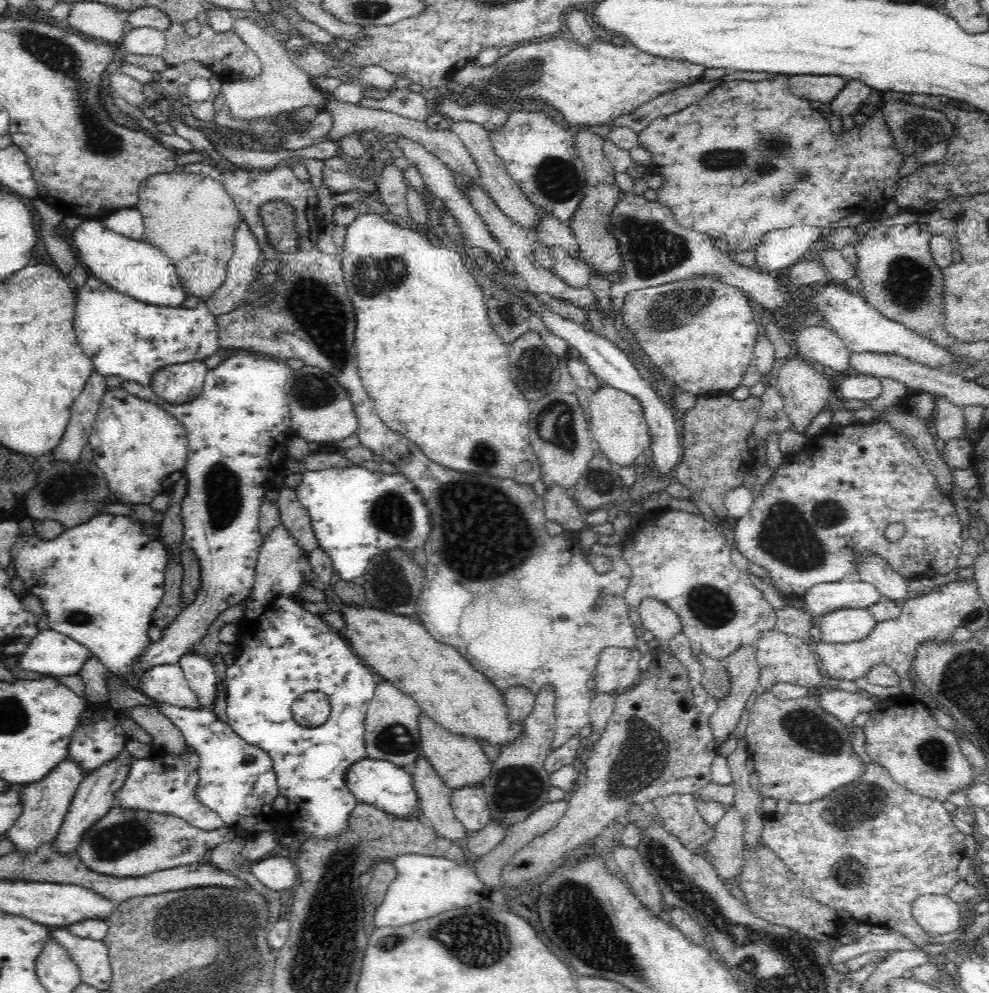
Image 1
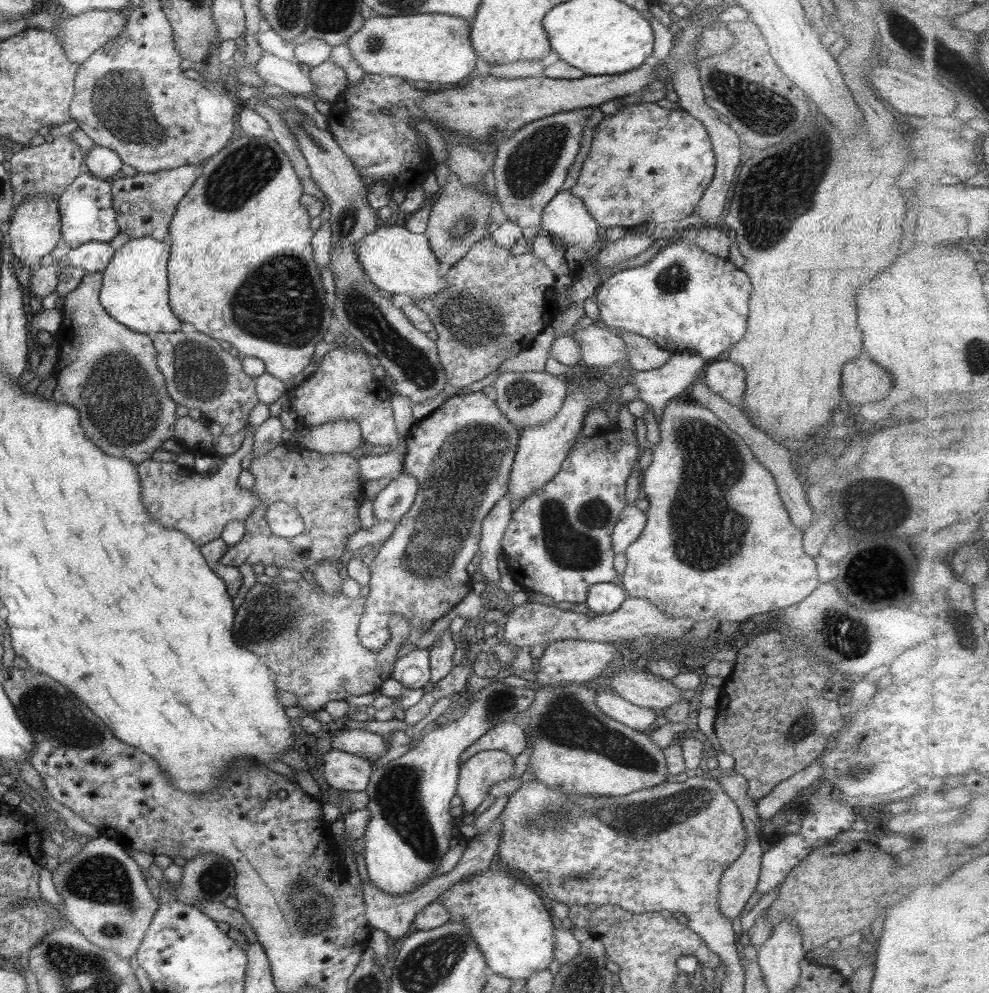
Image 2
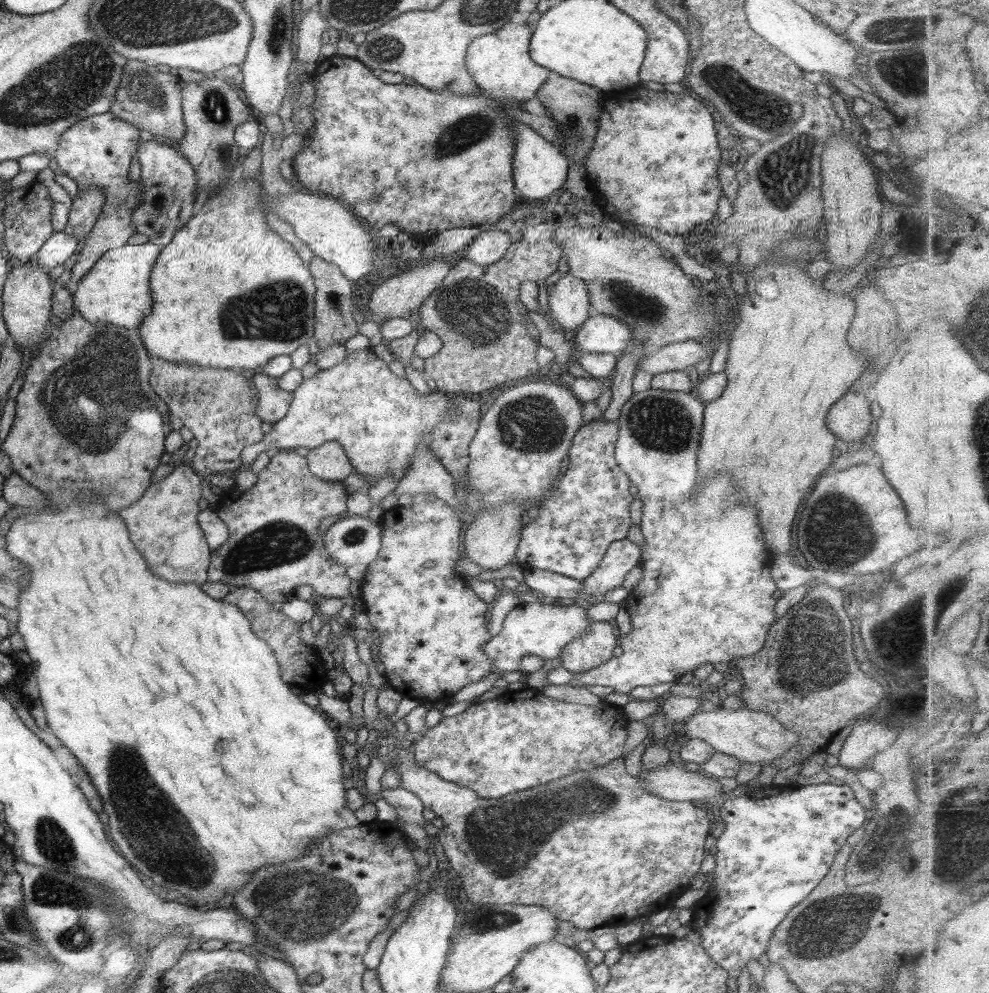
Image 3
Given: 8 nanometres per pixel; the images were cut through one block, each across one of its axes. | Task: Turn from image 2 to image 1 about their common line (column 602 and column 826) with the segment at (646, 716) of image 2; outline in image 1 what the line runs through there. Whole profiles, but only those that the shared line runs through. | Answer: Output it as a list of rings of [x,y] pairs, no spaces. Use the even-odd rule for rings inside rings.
[[[843,689],[822,692],[816,698],[820,709],[838,719],[842,724],[852,727],[854,719],[862,712],[869,712],[875,704],[858,693],[851,693]]]

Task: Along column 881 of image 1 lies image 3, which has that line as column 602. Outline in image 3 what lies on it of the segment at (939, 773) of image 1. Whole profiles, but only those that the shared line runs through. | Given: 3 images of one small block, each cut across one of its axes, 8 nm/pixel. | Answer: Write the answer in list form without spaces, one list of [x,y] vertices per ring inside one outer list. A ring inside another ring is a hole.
[[[519,686],[514,693],[505,690],[503,694],[494,699],[482,701],[480,703],[475,702],[473,705],[463,710],[463,712],[455,714],[455,716],[442,717],[435,726],[423,732],[421,739],[416,742],[415,748],[413,748],[413,754],[414,762],[417,767],[425,768],[428,772],[433,772],[446,782],[470,789],[475,795],[479,796],[479,798],[490,799],[499,798],[507,794],[512,794],[513,792],[528,790],[529,788],[534,788],[537,784],[541,786],[547,782],[554,782],[559,778],[578,772],[578,770],[589,770],[593,767],[598,768],[599,766],[606,766],[609,762],[615,760],[615,758],[623,756],[623,743],[625,743],[626,734],[627,720],[625,716],[623,716],[621,707],[611,706],[603,700],[597,702],[597,704],[593,704],[593,706],[558,701],[557,699],[545,697],[543,694],[540,694],[540,692],[533,693],[528,688]]]

